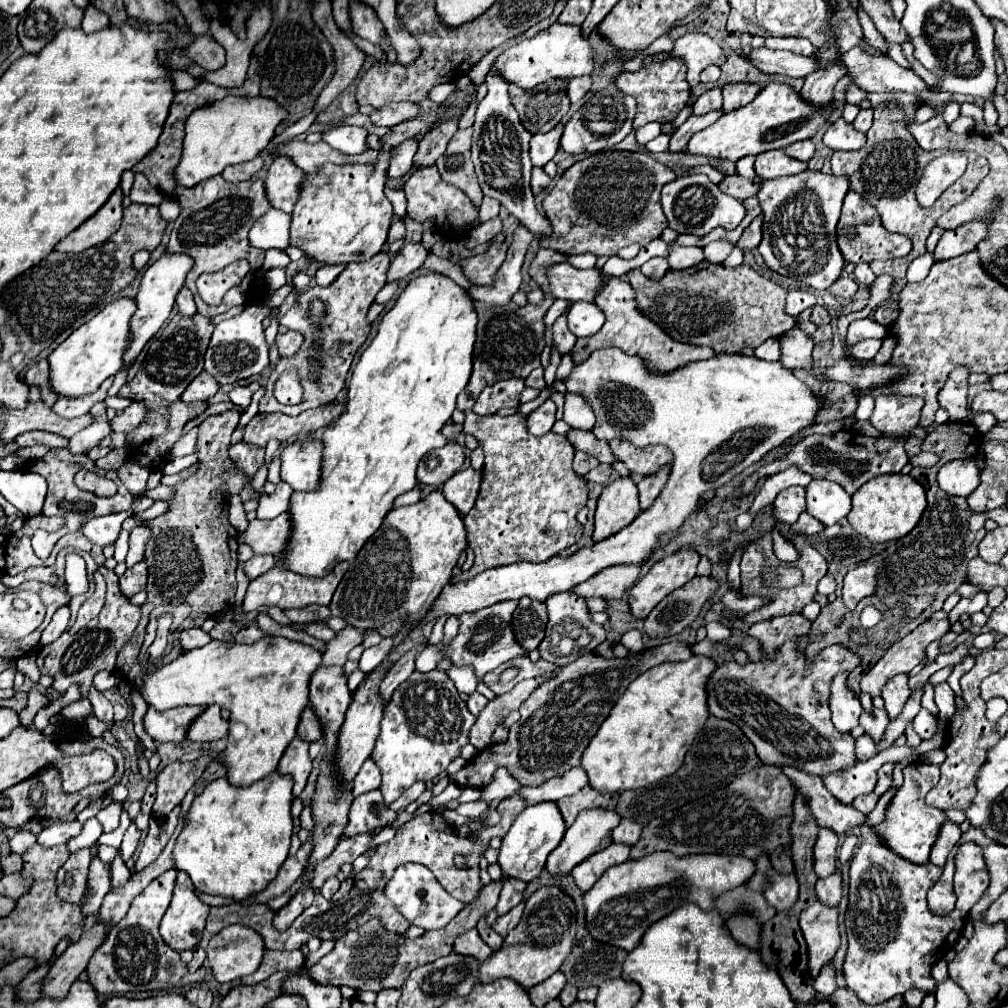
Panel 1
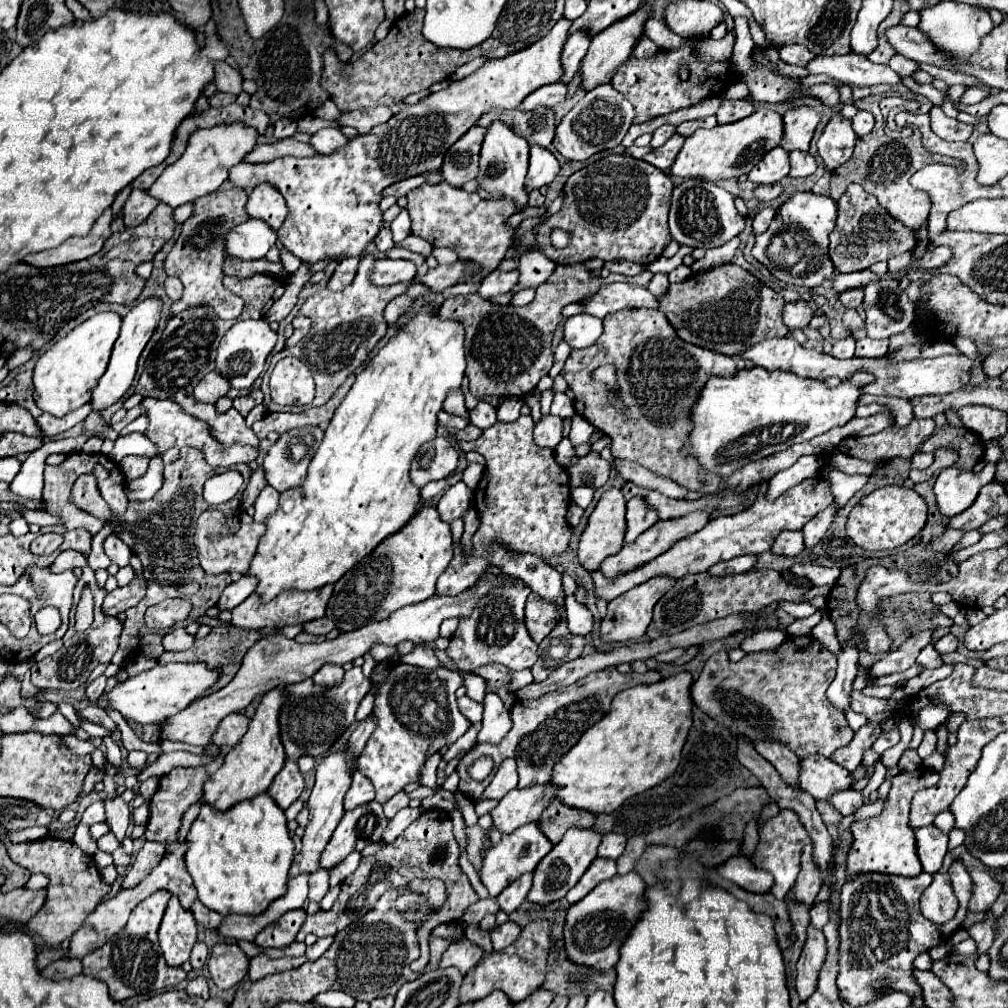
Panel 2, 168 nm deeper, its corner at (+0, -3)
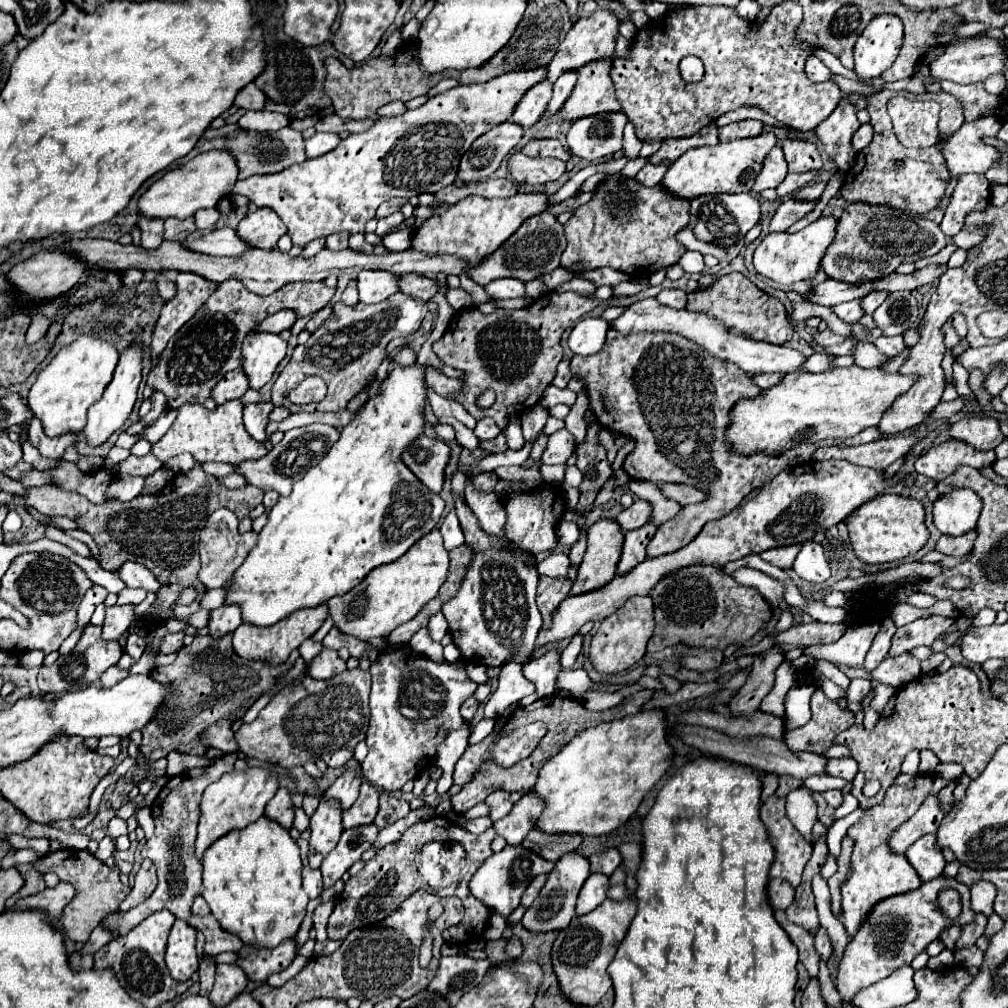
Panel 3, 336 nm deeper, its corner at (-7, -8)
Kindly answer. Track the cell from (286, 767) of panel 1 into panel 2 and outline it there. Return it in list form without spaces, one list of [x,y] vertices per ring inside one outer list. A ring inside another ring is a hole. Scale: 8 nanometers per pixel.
[[[287,761],[285,767],[277,773],[271,787],[267,789],[269,797],[277,803],[279,809],[287,809],[303,791],[303,775],[295,761]]]

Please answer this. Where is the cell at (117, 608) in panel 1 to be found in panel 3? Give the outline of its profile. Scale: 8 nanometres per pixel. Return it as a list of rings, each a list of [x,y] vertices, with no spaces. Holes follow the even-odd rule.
[[[88,624],[84,628],[84,634],[80,638],[80,642],[76,644],[74,652],[62,656],[62,660],[56,660],[52,666],[40,668],[38,672],[38,686],[42,690],[42,694],[52,692],[52,694],[64,694],[64,692],[72,692],[72,690],[82,690],[84,686],[90,686],[92,682],[96,682],[102,672],[106,672],[110,666],[114,666],[122,656],[122,648],[118,640],[104,640],[102,638],[102,626],[94,626]]]

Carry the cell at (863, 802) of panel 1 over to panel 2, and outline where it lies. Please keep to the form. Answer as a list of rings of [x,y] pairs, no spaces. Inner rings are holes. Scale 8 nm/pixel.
[[[845,791],[845,793],[833,793],[833,797],[829,799],[829,803],[841,813],[841,815],[853,815],[861,805],[863,805],[863,797],[859,791]]]

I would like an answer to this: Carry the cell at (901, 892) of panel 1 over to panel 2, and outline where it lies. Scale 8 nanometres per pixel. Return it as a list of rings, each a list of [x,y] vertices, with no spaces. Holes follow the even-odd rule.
[[[869,873],[857,879],[847,879],[841,889],[841,961],[839,961],[839,977],[837,987],[841,999],[845,999],[851,1007],[861,1007],[873,1001],[873,989],[869,981],[891,979],[895,991],[903,991],[907,995],[921,995],[921,987],[913,979],[913,961],[919,953],[929,951],[949,939],[949,935],[959,929],[961,921],[967,913],[967,903],[971,897],[971,883],[965,879],[957,887],[961,887],[961,911],[943,923],[935,925],[921,915],[919,897],[931,883],[929,873],[921,873],[917,877],[897,877],[897,875],[879,875]]]

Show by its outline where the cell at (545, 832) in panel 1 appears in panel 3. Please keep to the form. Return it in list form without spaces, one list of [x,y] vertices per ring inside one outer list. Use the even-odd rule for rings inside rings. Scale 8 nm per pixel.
[[[504,846],[504,850],[492,854],[482,866],[480,870],[474,874],[472,882],[470,882],[470,890],[472,894],[482,900],[492,912],[502,914],[504,918],[520,904],[522,892],[528,888],[528,884],[532,882],[532,878],[536,878],[538,874],[548,874],[552,870],[554,862],[548,862],[544,858],[540,858],[536,852],[524,848],[524,846]]]

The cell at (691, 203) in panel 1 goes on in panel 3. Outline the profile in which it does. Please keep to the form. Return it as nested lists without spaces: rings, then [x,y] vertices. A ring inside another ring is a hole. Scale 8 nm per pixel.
[[[742,192],[742,194],[708,194],[708,196],[700,196],[692,200],[690,206],[690,222],[678,230],[676,240],[686,248],[686,250],[696,250],[700,254],[712,254],[722,262],[730,262],[738,256],[738,252],[744,246],[744,236],[746,232],[760,220],[760,204],[754,196]],[[696,220],[702,220],[706,224],[706,228],[710,230],[710,234],[714,236],[712,242],[700,242],[694,236],[694,226]]]

